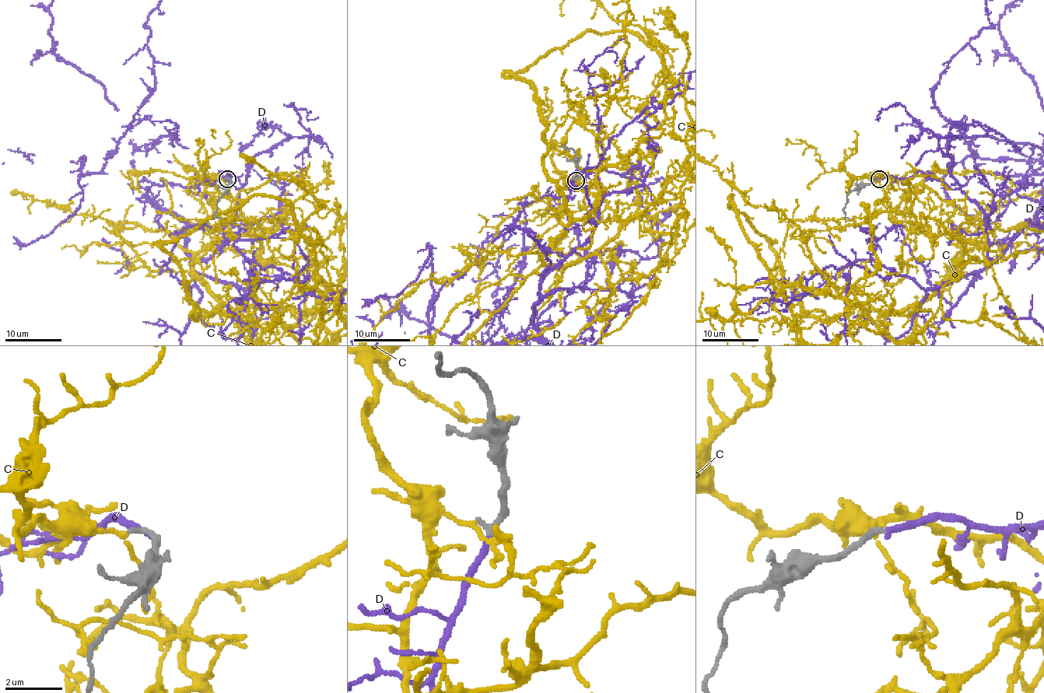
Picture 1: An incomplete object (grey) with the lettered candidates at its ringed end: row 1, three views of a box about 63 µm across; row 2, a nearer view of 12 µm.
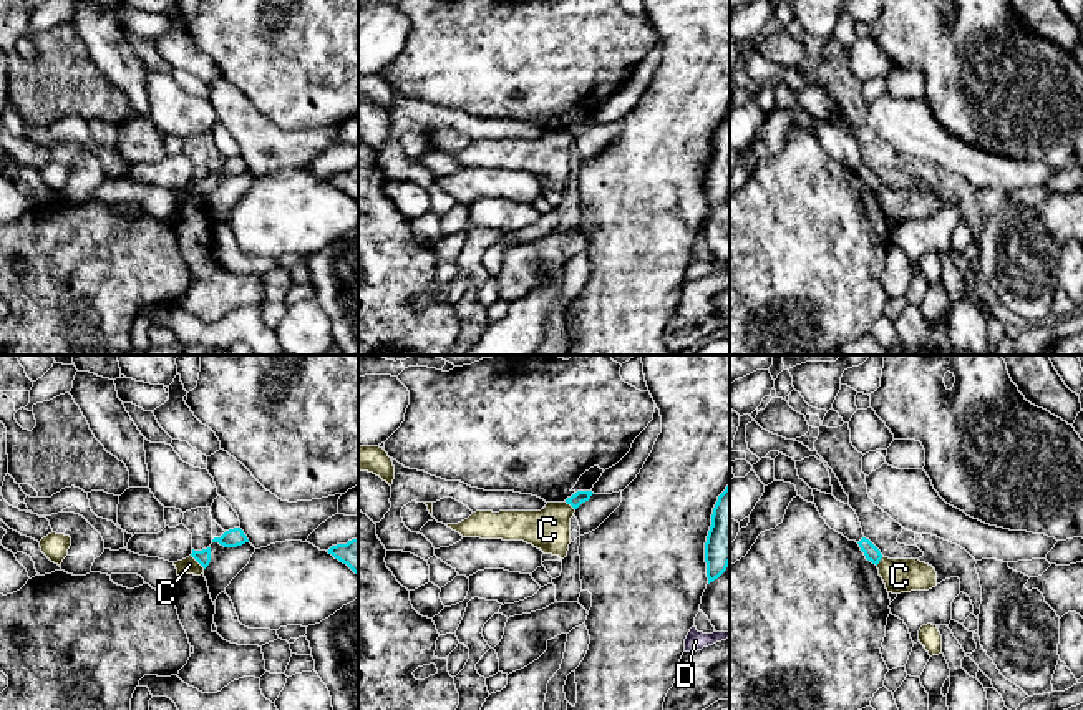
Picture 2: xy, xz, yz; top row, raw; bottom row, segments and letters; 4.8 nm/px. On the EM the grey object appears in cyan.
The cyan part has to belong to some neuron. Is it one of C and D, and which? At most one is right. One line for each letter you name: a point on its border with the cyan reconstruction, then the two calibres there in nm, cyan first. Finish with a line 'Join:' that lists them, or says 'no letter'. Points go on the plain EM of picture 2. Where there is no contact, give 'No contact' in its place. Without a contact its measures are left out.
D: No contact
Join: D

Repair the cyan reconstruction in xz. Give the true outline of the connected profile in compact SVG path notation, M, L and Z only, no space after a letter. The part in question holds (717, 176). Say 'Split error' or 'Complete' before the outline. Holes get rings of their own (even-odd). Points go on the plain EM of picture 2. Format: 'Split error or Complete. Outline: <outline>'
Complete. Outline: M730 113L718 124L713 136L711 154L705 171L708 212L718 207L730 192Z

